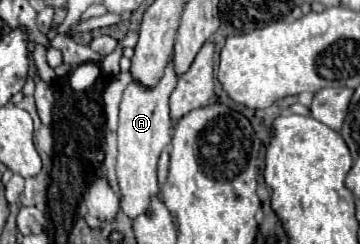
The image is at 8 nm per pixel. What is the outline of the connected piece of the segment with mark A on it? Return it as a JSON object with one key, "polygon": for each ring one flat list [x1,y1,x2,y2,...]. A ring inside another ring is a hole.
{"polygon":[[171,59,165,67,163,77,155,87,145,87,137,79,133,79,123,91,119,105,119,129,117,129,117,179,123,193,121,209,131,219,147,211,151,195,159,193,157,161,163,147,171,143,173,123,169,115,169,95,173,93,177,81,179,75,175,73,175,65]]}

